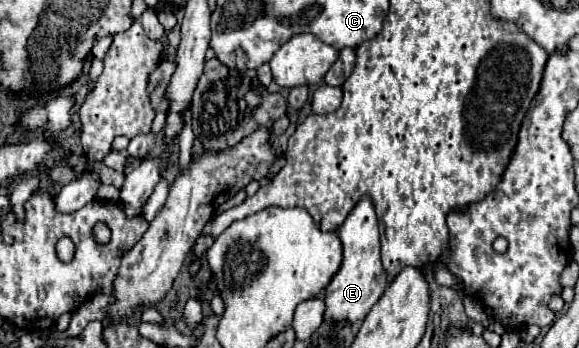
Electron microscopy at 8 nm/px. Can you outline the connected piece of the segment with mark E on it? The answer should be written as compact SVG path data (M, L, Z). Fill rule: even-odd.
M362 196L344 224L338 228L338 236L342 240L344 248L344 260L332 282L326 286L326 312L324 320L364 320L370 308L378 302L378 298L384 294L386 286L390 284L390 278L382 266L380 260L380 230L378 230L378 218L374 212L374 204L368 196Z

